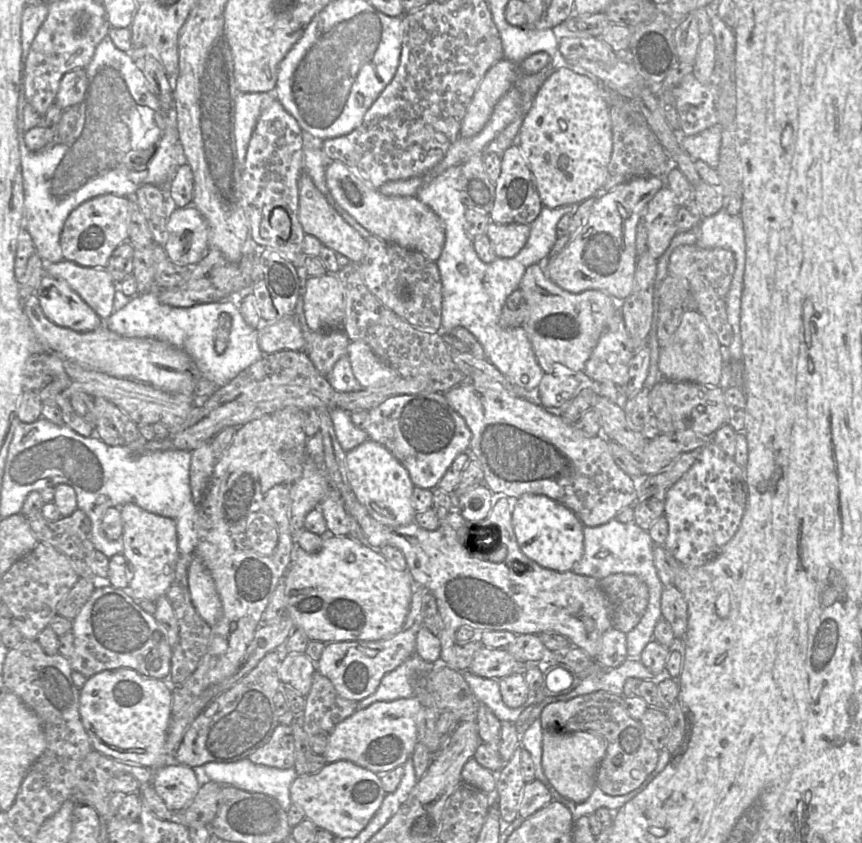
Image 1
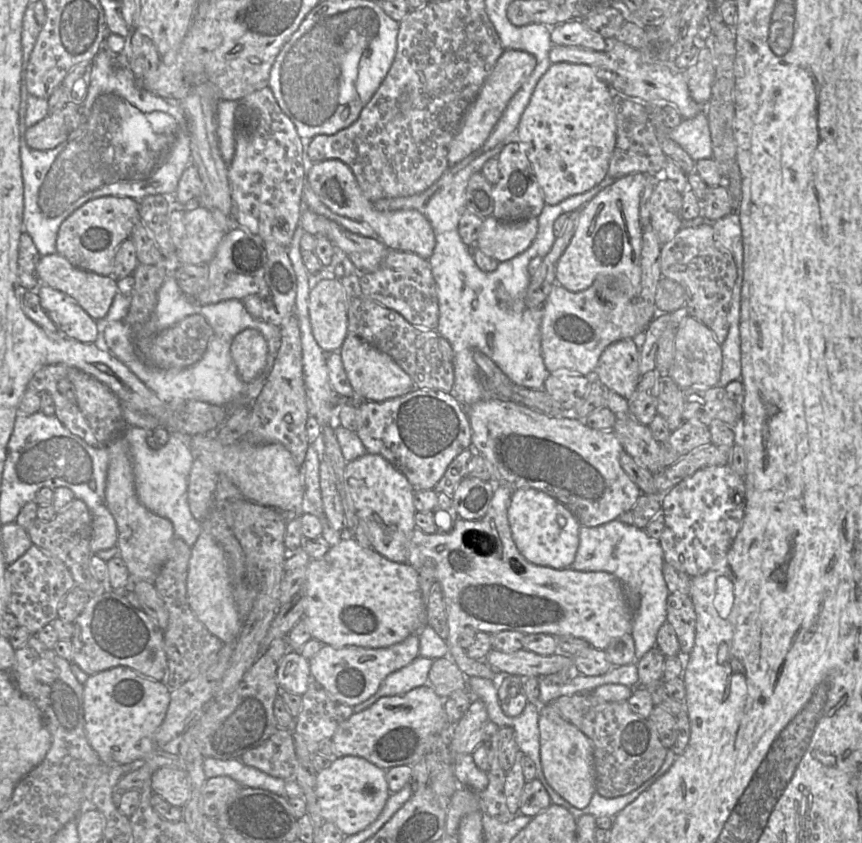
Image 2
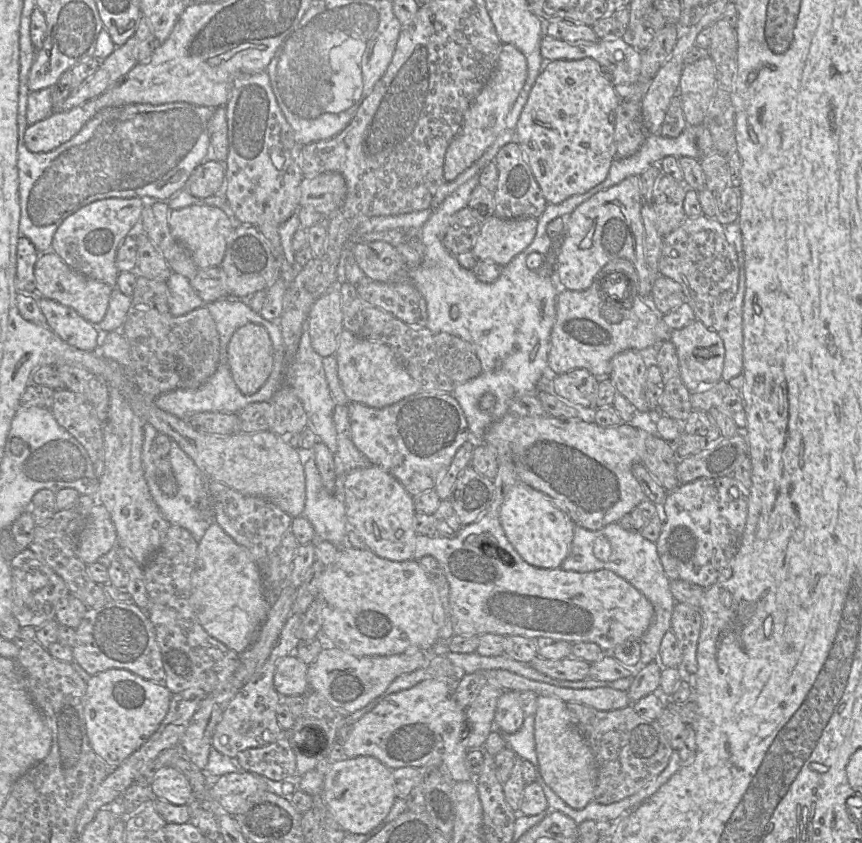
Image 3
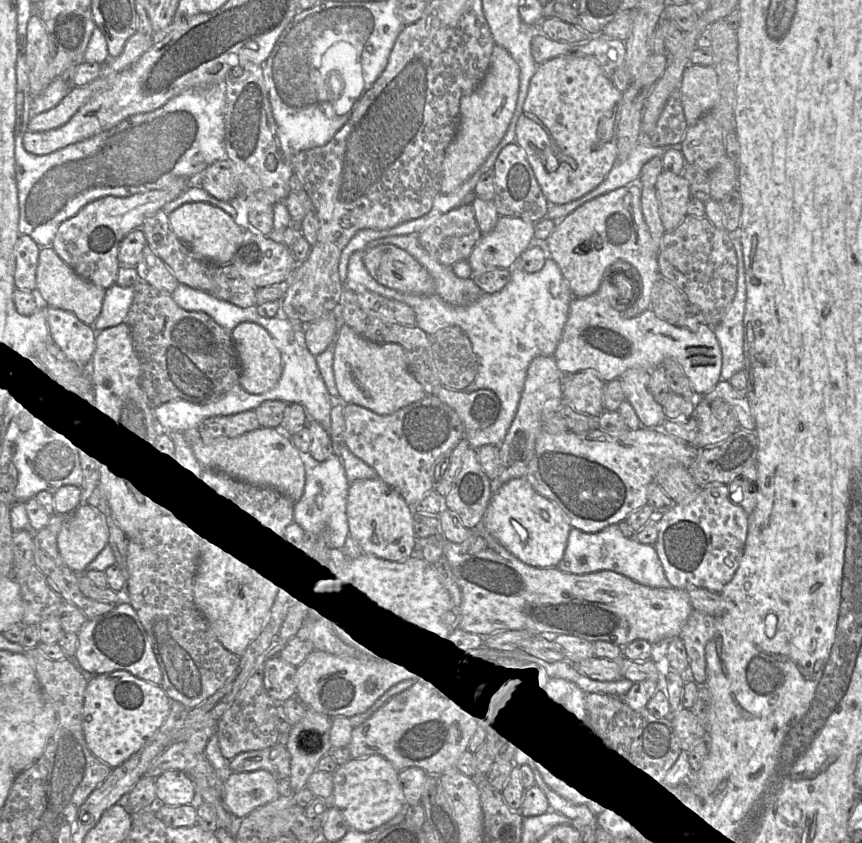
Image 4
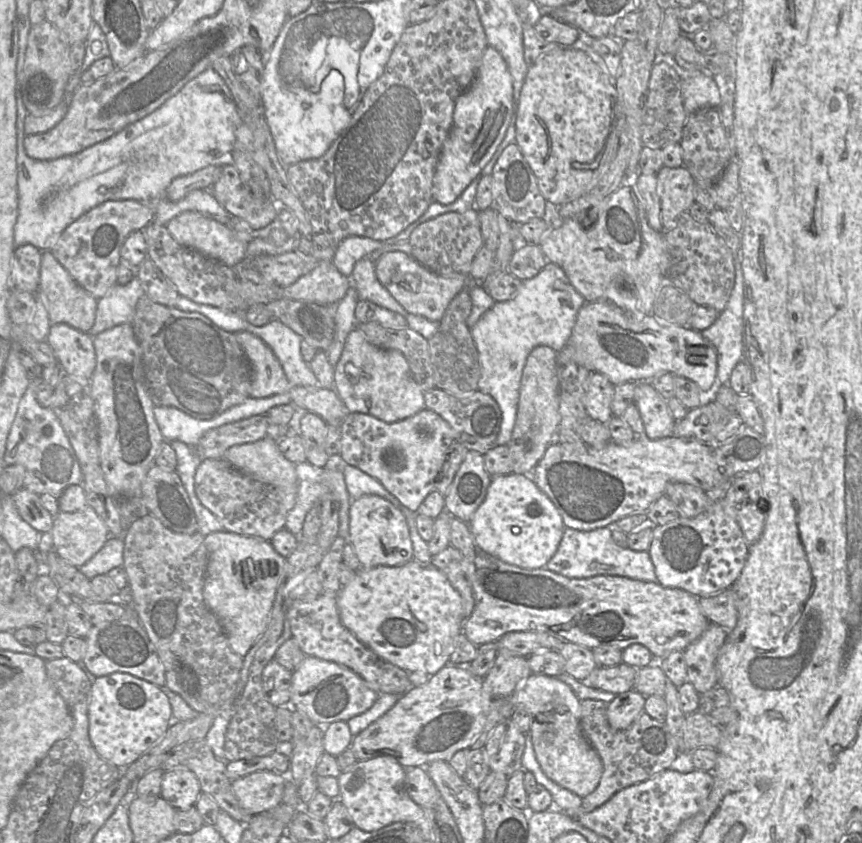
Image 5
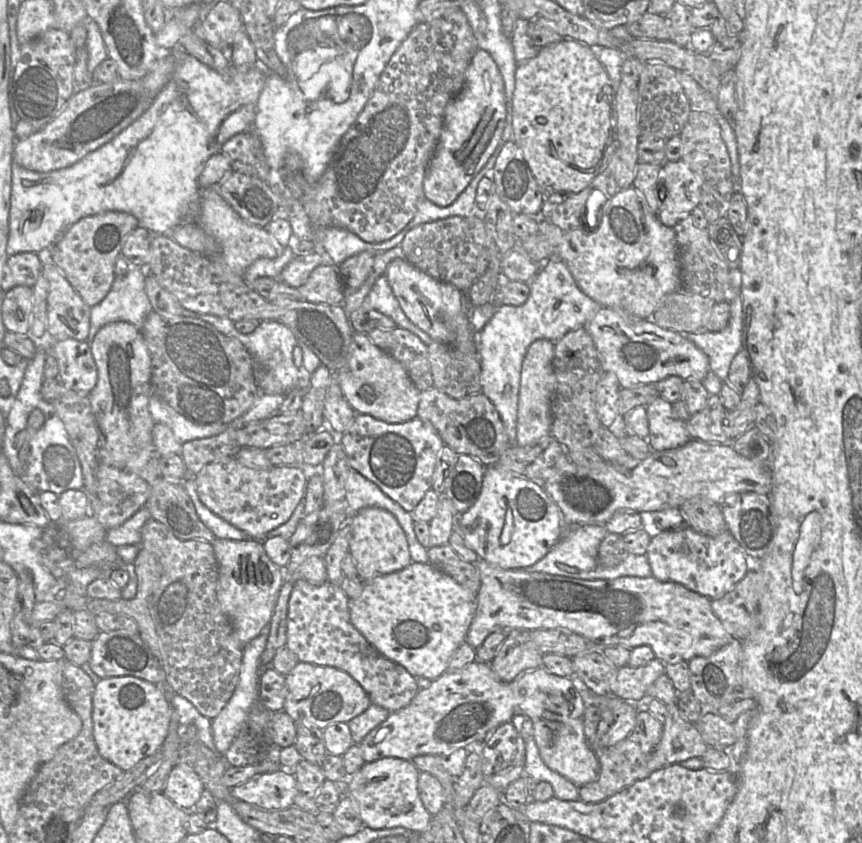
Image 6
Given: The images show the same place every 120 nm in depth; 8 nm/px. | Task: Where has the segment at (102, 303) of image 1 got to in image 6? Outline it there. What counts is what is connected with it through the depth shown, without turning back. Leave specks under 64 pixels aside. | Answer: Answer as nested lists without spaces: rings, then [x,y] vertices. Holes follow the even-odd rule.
[[[44,261],[41,273],[49,282],[47,334],[56,340],[72,338],[86,341],[90,331],[91,307],[52,261]]]

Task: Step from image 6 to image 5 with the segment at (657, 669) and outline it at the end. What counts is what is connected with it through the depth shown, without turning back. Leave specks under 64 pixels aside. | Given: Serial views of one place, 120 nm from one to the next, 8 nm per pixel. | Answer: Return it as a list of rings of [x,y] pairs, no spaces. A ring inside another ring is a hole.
[[[623,662],[612,667],[598,666],[591,672],[586,681],[582,682],[586,682],[588,685],[595,687],[597,689],[618,695],[627,692],[631,689],[634,689],[634,682],[637,670],[638,669],[636,667],[625,664]]]

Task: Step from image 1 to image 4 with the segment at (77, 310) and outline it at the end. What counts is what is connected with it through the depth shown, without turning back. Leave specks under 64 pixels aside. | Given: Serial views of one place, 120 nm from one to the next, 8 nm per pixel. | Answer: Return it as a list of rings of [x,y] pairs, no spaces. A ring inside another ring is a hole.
[[[45,307],[49,333],[54,345],[80,368],[85,368],[95,351],[96,331],[74,314]]]

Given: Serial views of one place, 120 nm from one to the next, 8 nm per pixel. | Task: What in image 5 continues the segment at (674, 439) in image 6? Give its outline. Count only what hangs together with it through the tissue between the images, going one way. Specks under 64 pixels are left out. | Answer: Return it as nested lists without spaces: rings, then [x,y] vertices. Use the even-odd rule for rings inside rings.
[[[650,381],[637,383],[635,405],[639,410],[645,428],[645,436],[656,440],[674,435],[675,420],[667,401],[654,389]]]

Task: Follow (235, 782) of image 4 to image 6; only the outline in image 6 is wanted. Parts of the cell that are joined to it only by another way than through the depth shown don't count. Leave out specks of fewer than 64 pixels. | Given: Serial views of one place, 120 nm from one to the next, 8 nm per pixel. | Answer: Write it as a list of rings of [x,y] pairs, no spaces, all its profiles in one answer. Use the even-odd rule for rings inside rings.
[[[281,770],[255,774],[231,789],[236,799],[263,810],[283,810],[293,806],[299,787],[294,775]]]

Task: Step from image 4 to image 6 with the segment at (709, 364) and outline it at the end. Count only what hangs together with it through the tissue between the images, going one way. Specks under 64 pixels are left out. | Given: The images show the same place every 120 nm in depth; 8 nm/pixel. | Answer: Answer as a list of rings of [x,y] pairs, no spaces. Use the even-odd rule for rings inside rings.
[[[601,306],[584,327],[596,346],[604,371],[614,373],[621,388],[656,384],[669,376],[702,382],[710,370],[703,351],[680,332],[663,329],[652,319],[632,323]]]

